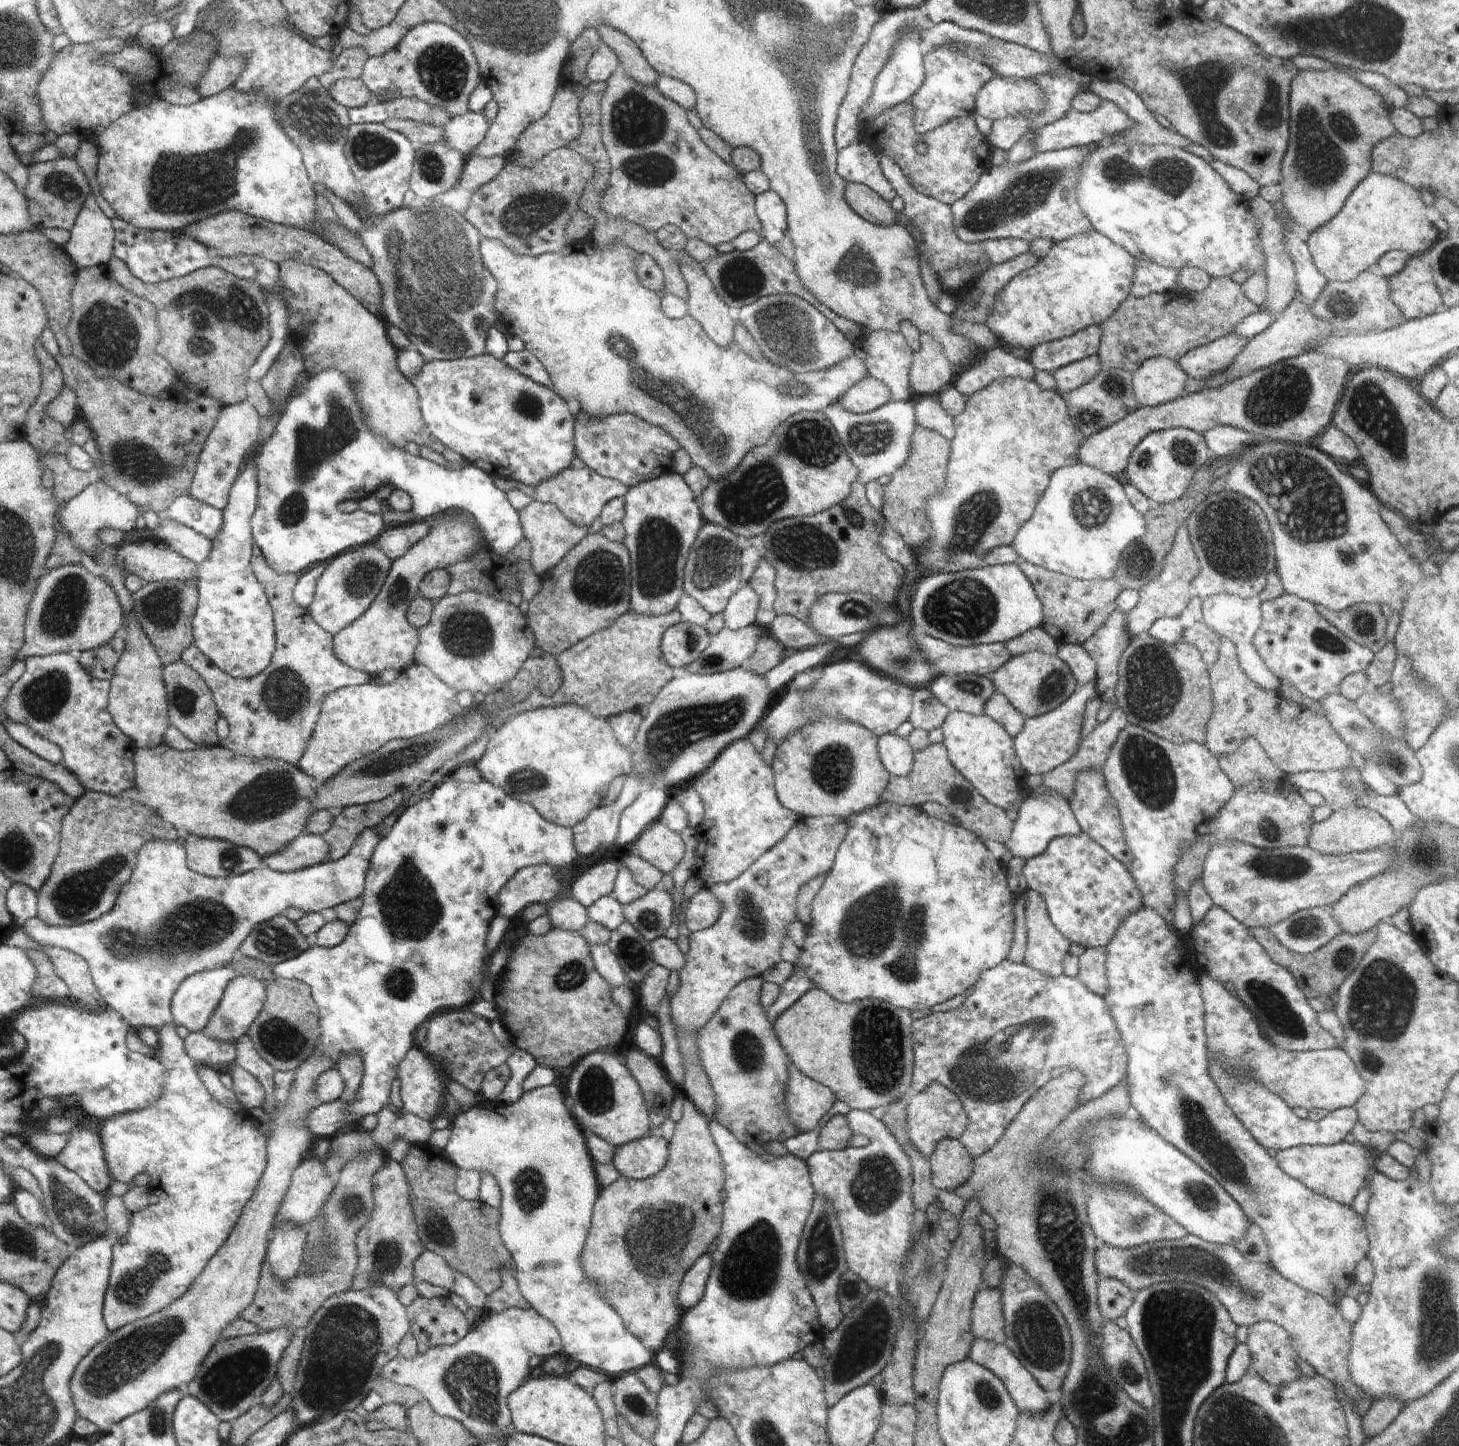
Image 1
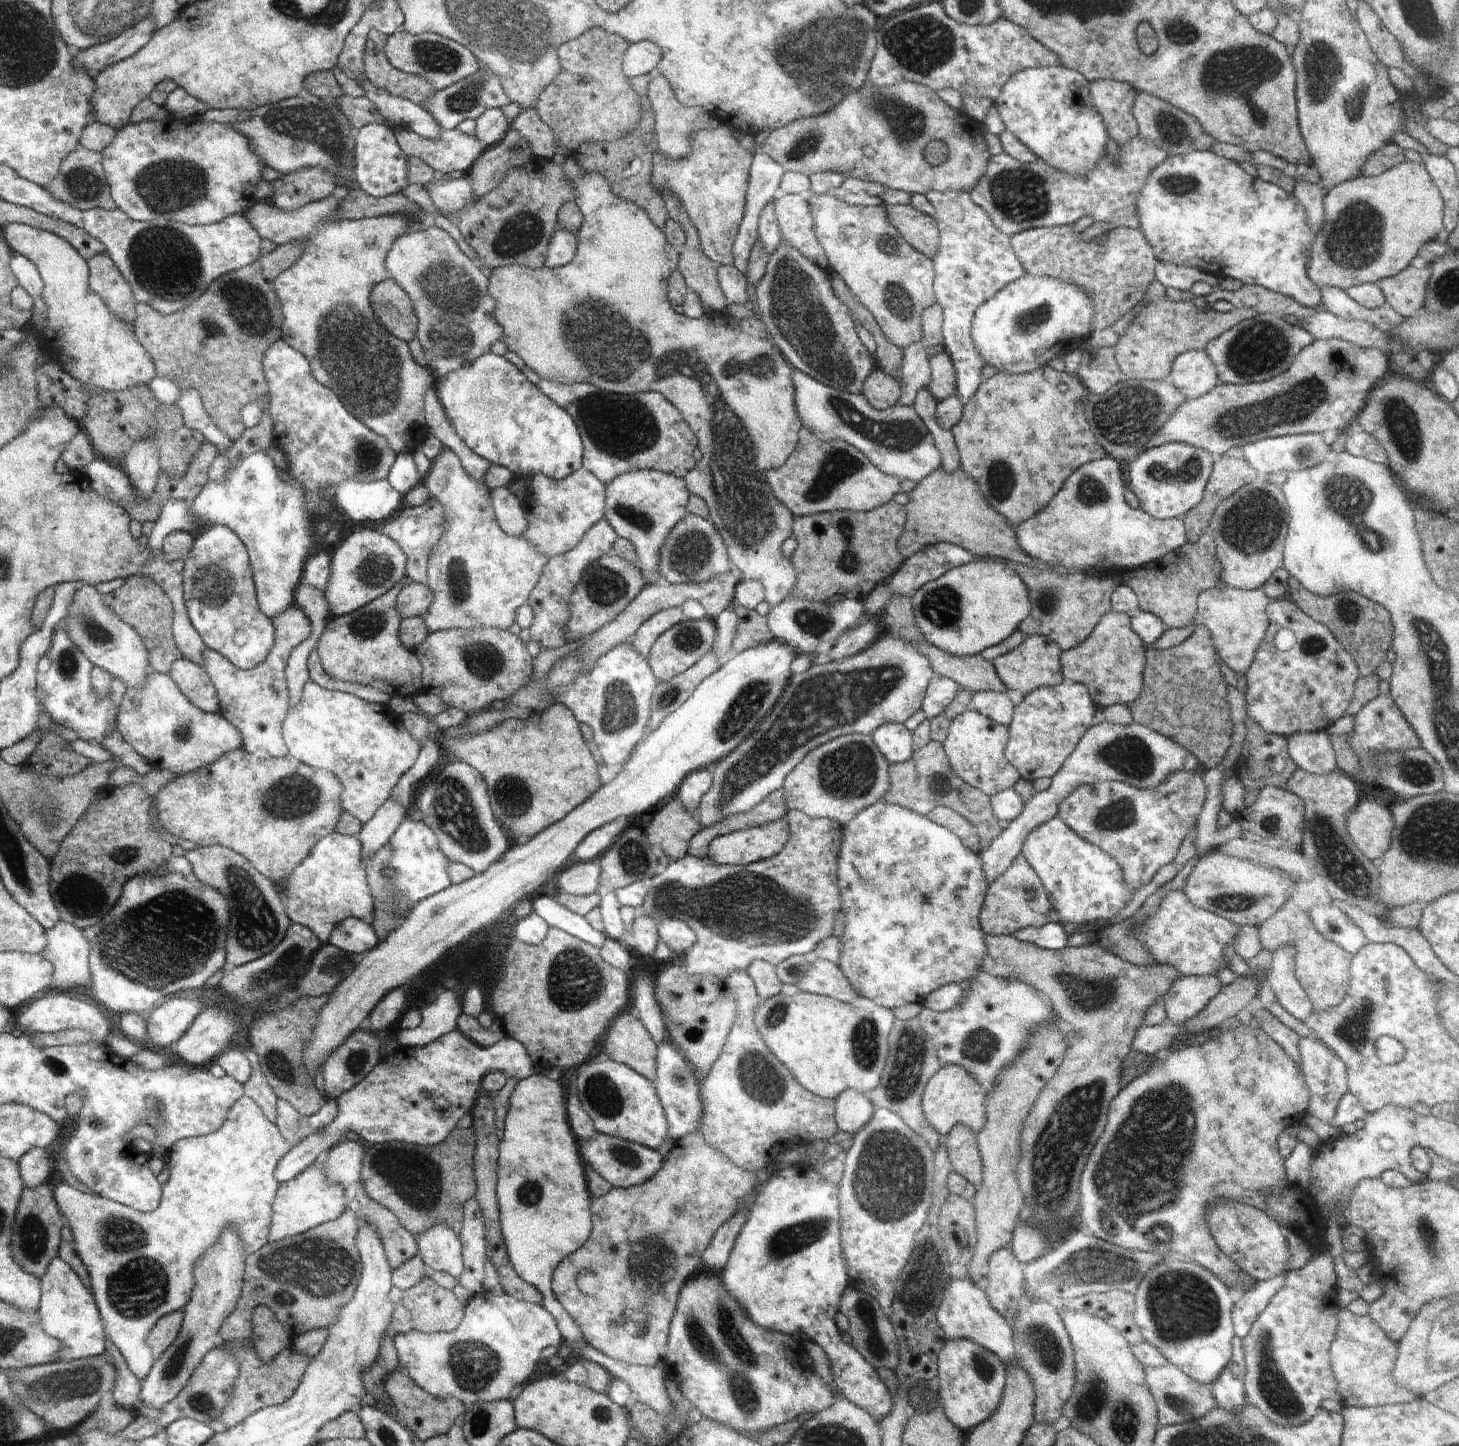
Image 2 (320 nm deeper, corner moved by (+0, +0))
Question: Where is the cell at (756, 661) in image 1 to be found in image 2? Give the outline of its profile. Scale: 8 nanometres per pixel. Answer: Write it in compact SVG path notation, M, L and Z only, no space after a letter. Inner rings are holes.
M735 602L732 604L737 619L735 636L732 640L733 654L774 640L768 628L767 616L761 616L756 610L748 610Z

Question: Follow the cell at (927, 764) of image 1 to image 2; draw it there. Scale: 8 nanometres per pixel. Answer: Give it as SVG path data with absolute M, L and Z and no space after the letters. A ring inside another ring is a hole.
M931 741L923 748L913 750L912 758L900 764L889 764L890 788L886 790L885 802L914 810L918 814L928 815L936 806L949 807L968 820L979 834L979 851L990 848L994 838L1003 831L1000 822L992 812L990 797L980 790L965 784L950 767L943 750L943 744Z

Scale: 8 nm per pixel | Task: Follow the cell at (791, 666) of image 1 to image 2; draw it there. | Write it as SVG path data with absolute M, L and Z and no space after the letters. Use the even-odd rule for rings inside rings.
M944 542L939 545L926 546L926 548L918 550L916 554L912 554L912 556L903 562L900 568L898 568L898 571L892 574L892 577L886 581L886 584L879 585L867 596L863 602L863 606L865 607L863 620L867 619L869 615L878 614L884 610L884 608L886 608L886 602L890 600L890 596L910 597L914 591L920 590L920 588L926 586L928 582L938 580L938 578L946 574L948 570L958 568L958 566L964 566L964 564L970 564L970 562L974 562L976 559L977 557L968 552L968 550Z

